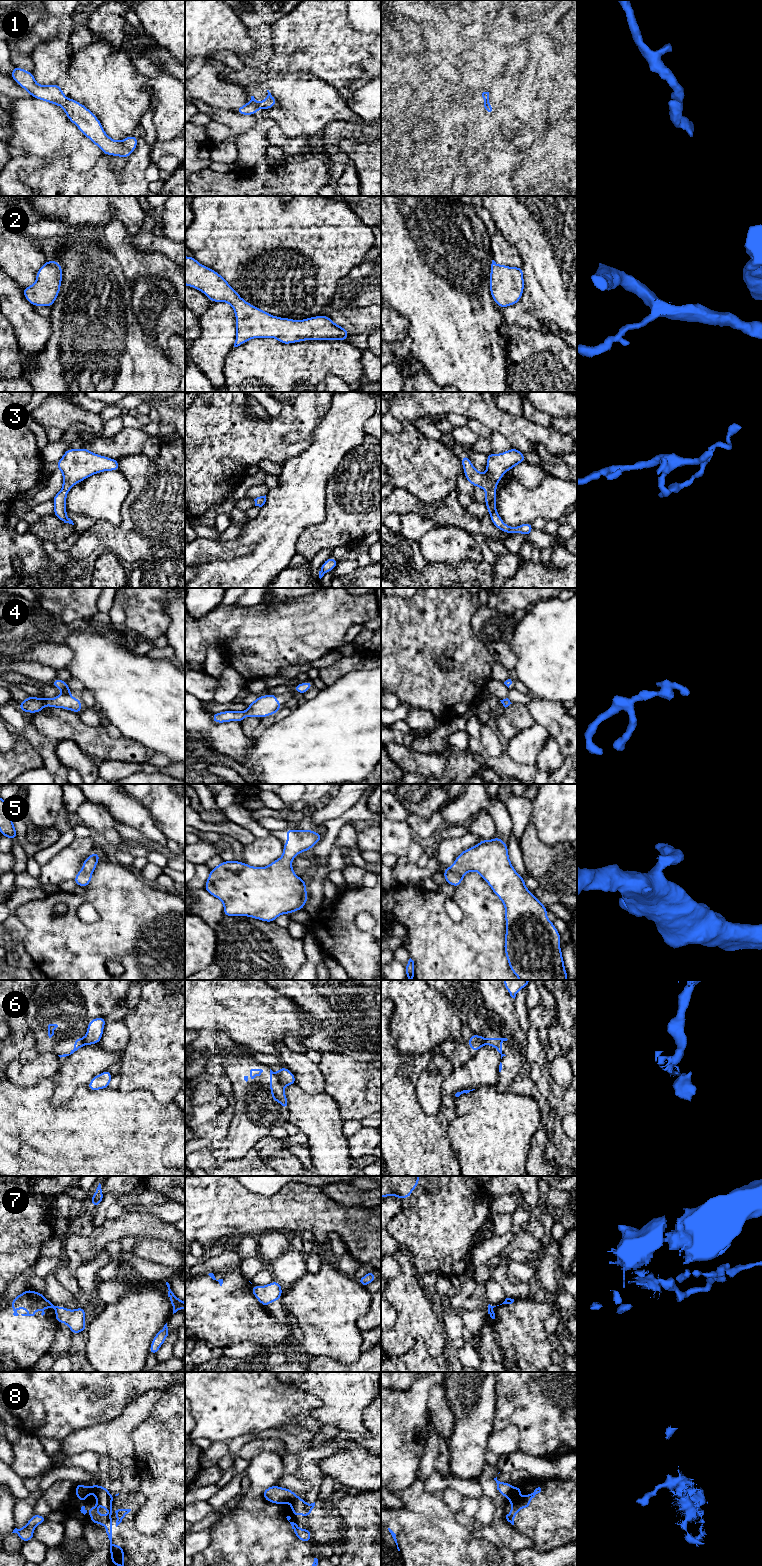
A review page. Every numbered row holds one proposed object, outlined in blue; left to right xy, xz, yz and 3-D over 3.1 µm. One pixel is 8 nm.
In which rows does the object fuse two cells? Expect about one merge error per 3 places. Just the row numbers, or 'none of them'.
6, 7, 8

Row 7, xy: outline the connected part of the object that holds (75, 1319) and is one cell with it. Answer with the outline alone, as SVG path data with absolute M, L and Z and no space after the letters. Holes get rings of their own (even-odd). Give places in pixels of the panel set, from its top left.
M57 1306L55 1318L57 1322L66 1324L70 1328L72 1334L77 1334L86 1330L86 1313L83 1306L74 1310Z

